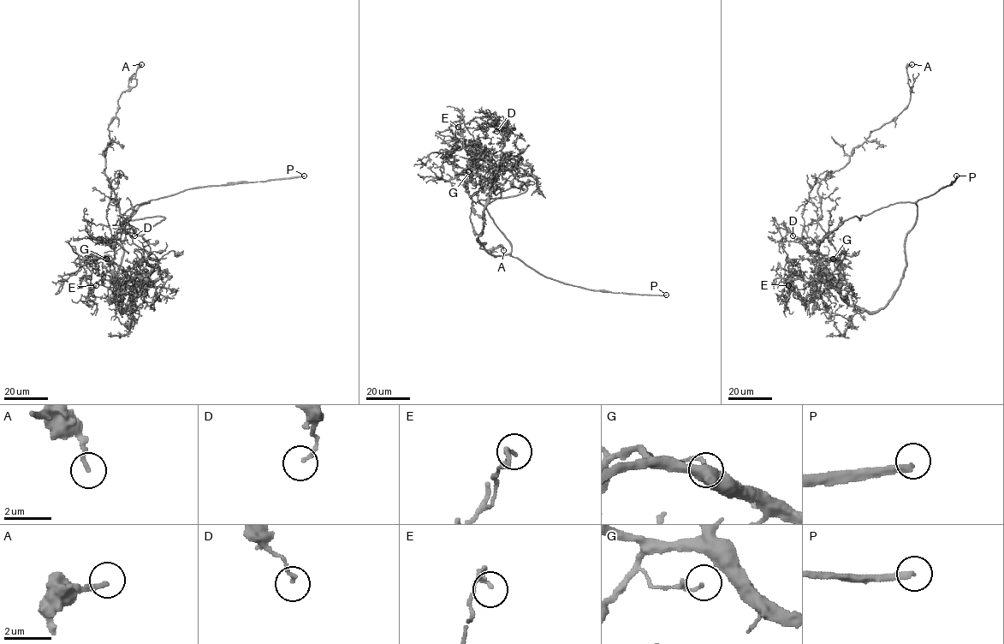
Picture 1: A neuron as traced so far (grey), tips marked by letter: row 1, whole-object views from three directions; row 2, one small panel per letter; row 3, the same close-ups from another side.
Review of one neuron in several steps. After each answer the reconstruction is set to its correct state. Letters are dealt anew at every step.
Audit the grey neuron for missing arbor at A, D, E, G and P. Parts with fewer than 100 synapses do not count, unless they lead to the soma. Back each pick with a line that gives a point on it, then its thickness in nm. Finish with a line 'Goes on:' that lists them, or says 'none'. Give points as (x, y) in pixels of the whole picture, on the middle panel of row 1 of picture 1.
P: at (666, 295); 280 nm thick
Goes on: P

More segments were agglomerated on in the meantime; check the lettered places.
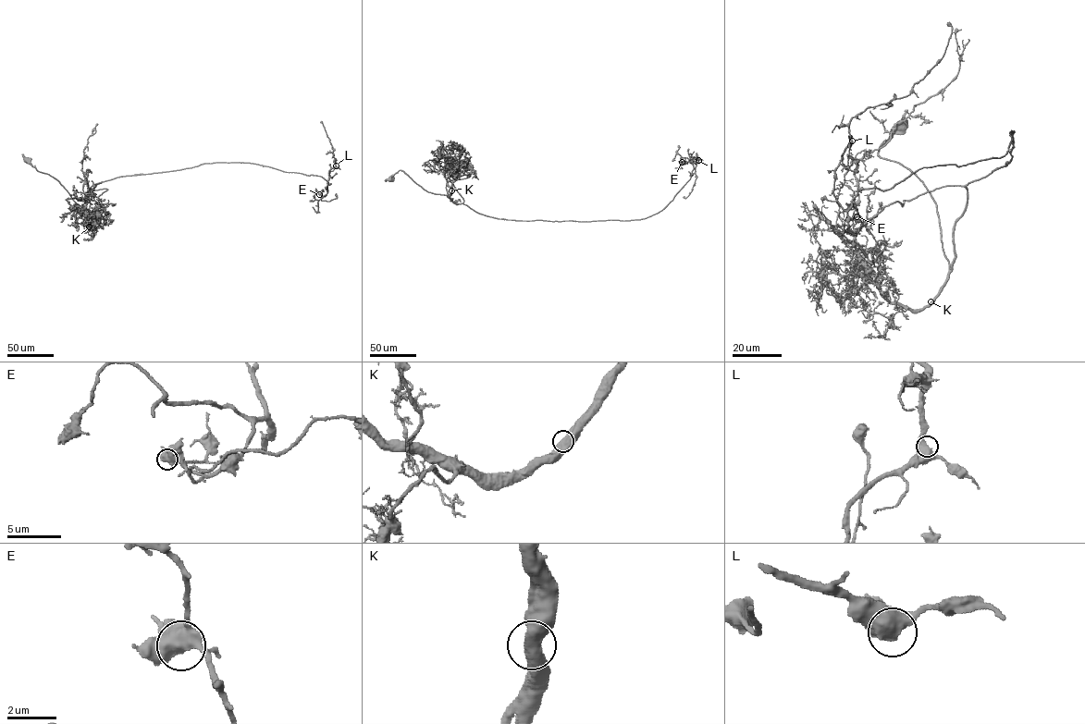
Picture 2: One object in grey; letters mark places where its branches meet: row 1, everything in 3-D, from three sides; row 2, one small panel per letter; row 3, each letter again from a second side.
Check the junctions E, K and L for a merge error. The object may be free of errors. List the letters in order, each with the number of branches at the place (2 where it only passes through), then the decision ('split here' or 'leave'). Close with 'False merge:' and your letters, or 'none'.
E: 2 branches meet; leave
K: 2 branches meet; leave
L: 2 branches meet; leave
False merge: none

